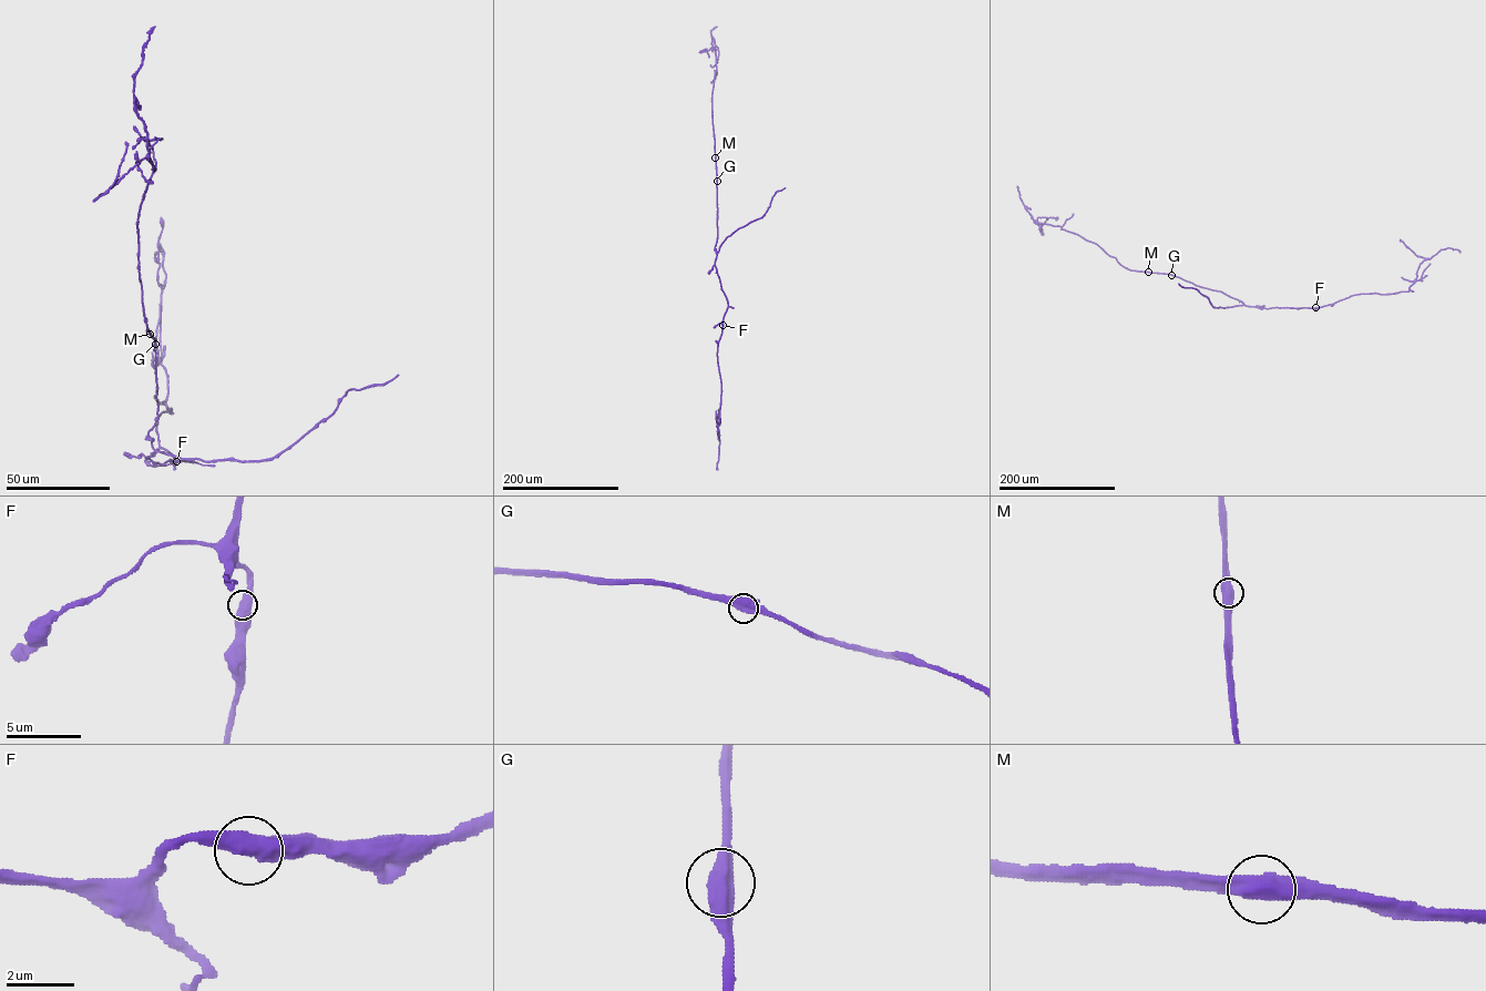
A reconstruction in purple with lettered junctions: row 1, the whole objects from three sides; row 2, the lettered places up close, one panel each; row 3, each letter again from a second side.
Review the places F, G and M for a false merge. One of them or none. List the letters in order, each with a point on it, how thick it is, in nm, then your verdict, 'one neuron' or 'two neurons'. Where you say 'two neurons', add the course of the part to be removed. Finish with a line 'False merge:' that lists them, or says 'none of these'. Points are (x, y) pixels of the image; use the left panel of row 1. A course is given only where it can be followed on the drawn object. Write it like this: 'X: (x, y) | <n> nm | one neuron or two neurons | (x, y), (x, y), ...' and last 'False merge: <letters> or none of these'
F: (176, 461) | 550 nm | one neuron
G: (155, 344) | 600 nm | one neuron
M: (150, 334) | 550 nm | one neuron
False merge: none of these

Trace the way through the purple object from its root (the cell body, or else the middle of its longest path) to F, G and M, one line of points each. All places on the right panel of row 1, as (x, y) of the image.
F: (1236, 298), (1260, 308), (1315, 307)
G: (1236, 298), (1171, 275)
M: (1236, 298), (1171, 275), (1147, 272)

